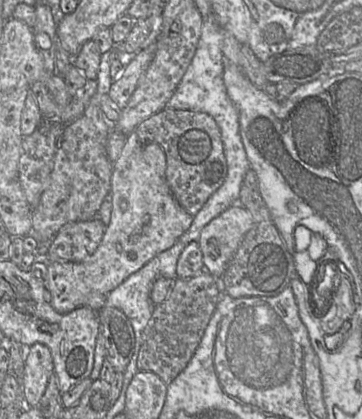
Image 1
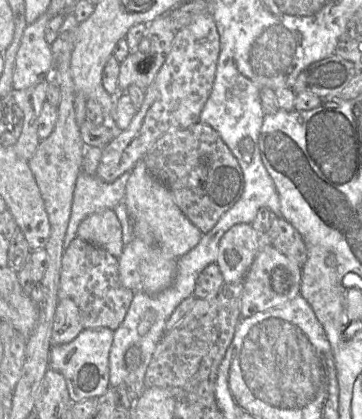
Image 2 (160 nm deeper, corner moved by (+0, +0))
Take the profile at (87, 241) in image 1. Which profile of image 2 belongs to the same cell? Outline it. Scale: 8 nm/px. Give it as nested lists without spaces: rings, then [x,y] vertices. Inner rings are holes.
[[[78,236],[65,248],[60,273],[59,298],[69,298],[78,307],[83,328],[108,328],[115,331],[123,322],[134,297],[131,289],[124,287],[119,277],[118,260],[105,249],[82,240]]]

